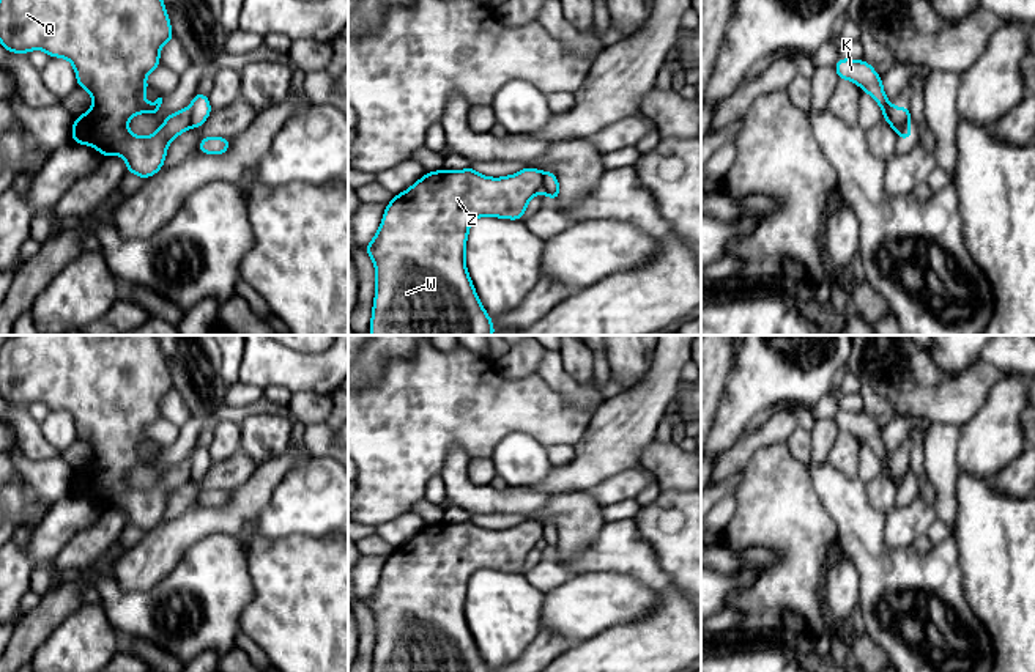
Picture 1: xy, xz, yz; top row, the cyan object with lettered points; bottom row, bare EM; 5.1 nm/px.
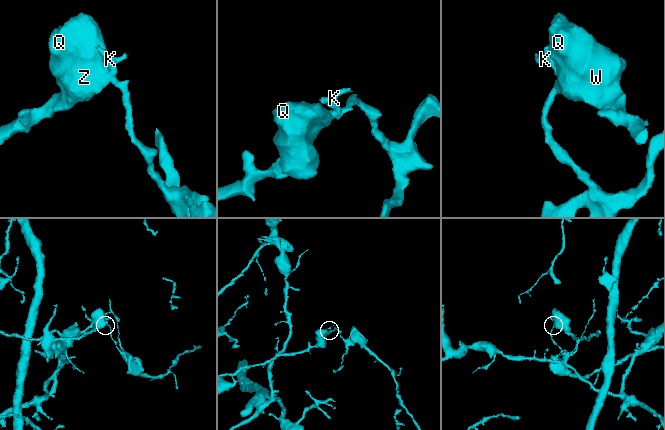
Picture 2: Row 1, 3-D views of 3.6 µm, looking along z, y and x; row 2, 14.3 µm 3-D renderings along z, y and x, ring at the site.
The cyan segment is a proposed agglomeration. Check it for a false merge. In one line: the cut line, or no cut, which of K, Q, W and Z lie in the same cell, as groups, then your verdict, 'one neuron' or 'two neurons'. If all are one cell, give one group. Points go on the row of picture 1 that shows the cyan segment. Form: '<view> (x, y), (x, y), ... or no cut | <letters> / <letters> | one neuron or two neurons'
xz (544, 172), (544, 188), (541, 191) | K / Q W Z | two neurons

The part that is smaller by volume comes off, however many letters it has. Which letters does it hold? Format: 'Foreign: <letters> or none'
Foreign: K

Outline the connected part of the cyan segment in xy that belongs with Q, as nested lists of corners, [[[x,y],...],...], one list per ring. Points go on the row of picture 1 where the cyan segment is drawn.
[[[0,0],[0,44],[13,54],[44,50],[50,58],[69,60],[76,71],[77,87],[85,88],[91,98],[91,109],[74,118],[71,142],[96,148],[102,157],[120,154],[126,161],[128,173],[142,179],[156,175],[167,154],[167,145],[191,127],[191,110],[183,107],[169,115],[162,126],[150,137],[139,137],[128,131],[128,121],[137,113],[156,113],[162,104],[158,98],[147,104],[143,93],[151,88],[145,76],[161,66],[159,50],[173,39],[172,25],[164,0]]]

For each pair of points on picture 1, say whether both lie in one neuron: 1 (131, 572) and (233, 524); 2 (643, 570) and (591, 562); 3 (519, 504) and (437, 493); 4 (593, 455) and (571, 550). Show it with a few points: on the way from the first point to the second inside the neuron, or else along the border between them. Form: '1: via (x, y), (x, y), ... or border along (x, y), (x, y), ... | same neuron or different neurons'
1: via (156, 553), (170, 539), (191, 526), (208, 524) | same neuron
2: via (630, 561), (604, 561) | same neuron
3: border along (440, 476), (448, 496) | different neurons
4: border along (585, 490), (556, 491), (552, 494) | different neurons

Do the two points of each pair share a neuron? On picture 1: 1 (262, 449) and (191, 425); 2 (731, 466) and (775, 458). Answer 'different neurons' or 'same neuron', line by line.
1: different neurons
2: different neurons

